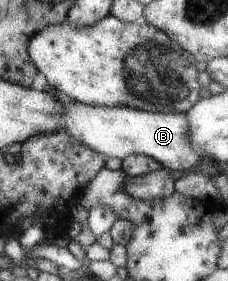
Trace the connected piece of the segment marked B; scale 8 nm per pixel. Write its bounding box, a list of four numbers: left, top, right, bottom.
[60,100,203,171]

